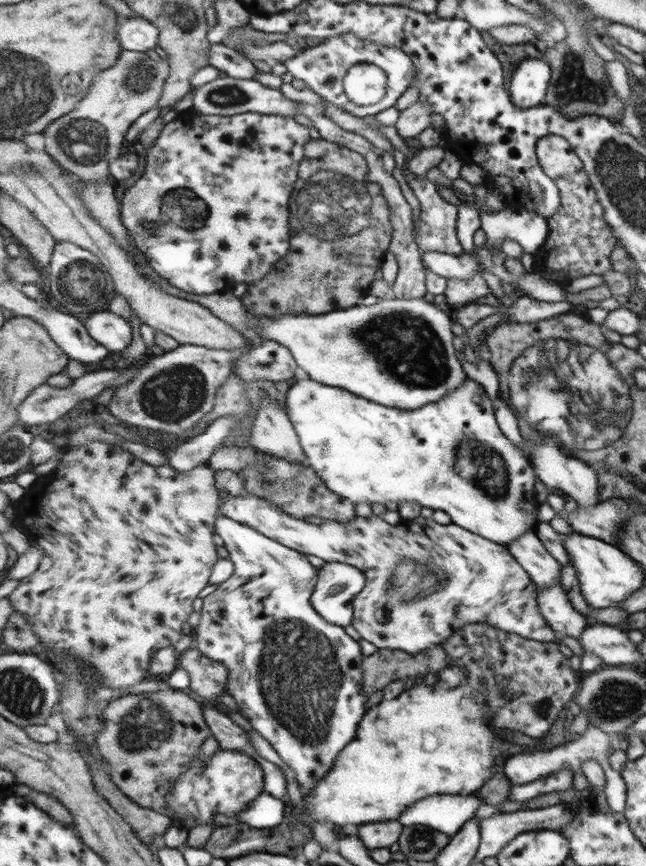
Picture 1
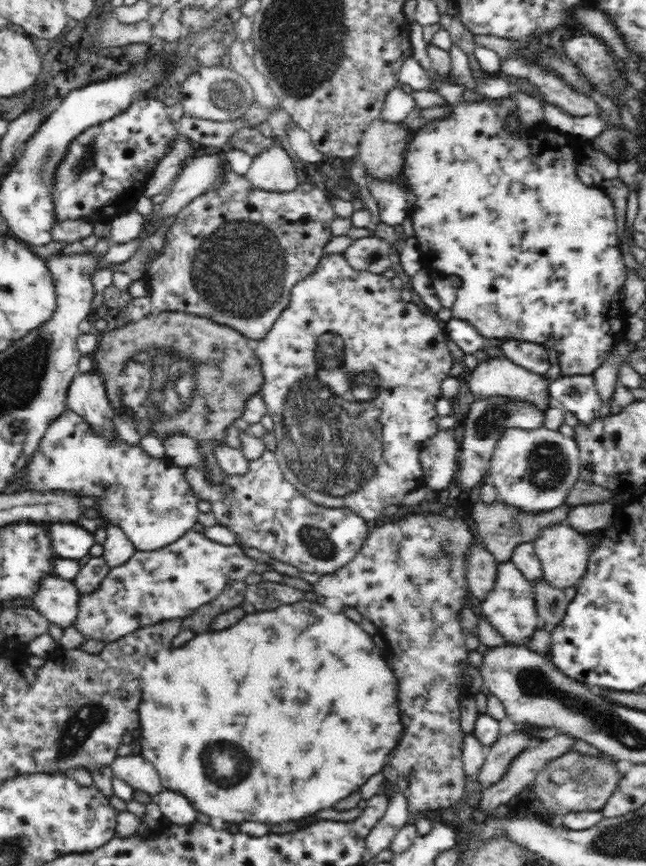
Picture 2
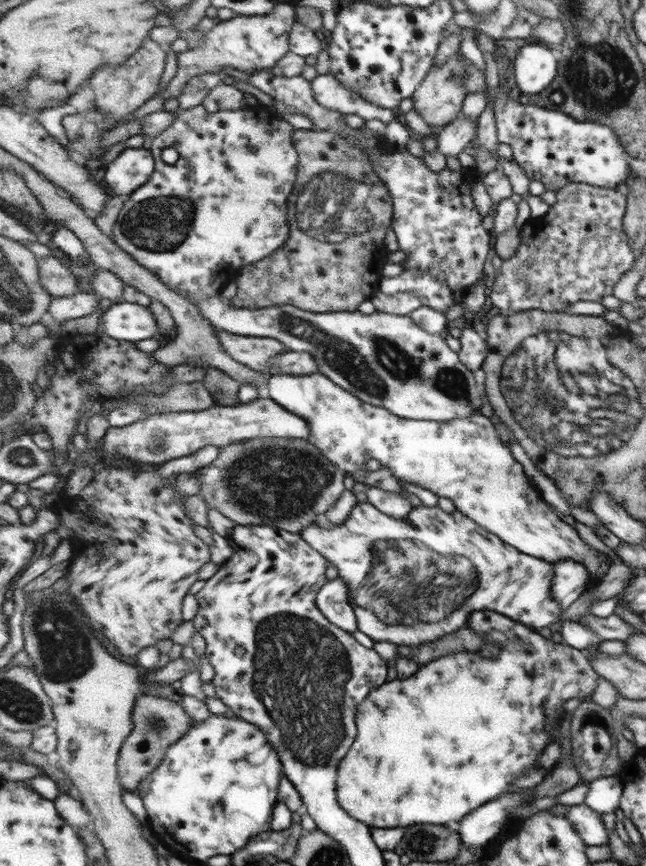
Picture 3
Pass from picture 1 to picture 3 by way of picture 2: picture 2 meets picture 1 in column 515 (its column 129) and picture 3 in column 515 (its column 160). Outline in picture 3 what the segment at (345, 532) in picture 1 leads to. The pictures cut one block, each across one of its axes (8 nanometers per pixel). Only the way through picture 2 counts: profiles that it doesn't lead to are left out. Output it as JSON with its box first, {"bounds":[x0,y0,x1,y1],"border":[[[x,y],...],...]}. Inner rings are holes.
{"bounds":[301,502,563,648],"border":[[[364,502],[356,504],[350,516],[341,525],[328,528],[328,524],[324,525],[324,522],[321,521],[317,525],[308,527],[301,536],[311,546],[323,552],[324,556],[328,557],[330,564],[334,564],[339,569],[340,576],[350,585],[351,600],[356,610],[358,630],[364,632],[373,641],[388,641],[399,647],[406,645],[415,648],[422,643],[431,643],[444,635],[452,635],[456,631],[462,630],[467,625],[472,613],[477,611],[502,613],[504,616],[511,617],[517,623],[529,626],[536,631],[540,628],[548,628],[551,624],[556,624],[560,620],[560,616],[562,616],[563,609],[554,599],[553,593],[555,565],[535,556],[530,556],[528,553],[520,552],[519,549],[512,547],[510,544],[505,544],[494,533],[487,532],[482,525],[476,524],[475,520],[462,512],[458,512],[458,510],[444,512],[437,506],[428,508],[421,505],[413,508],[408,516],[397,519],[380,512],[374,505]]]}

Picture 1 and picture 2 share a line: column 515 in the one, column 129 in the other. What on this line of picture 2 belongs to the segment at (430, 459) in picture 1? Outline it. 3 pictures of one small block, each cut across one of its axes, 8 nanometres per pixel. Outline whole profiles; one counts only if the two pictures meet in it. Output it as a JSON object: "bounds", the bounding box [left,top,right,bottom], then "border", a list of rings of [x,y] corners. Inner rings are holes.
{"bounds":[10,408,201,551],"border":[[[68,408],[50,423],[39,441],[40,448],[33,452],[26,474],[10,479],[10,495],[22,490],[40,490],[96,498],[96,512],[102,520],[100,528],[114,524],[140,551],[174,544],[197,523],[201,500],[187,480],[185,467],[174,465],[167,458],[154,458],[142,447],[130,445],[124,439],[98,435],[90,423]]]}

